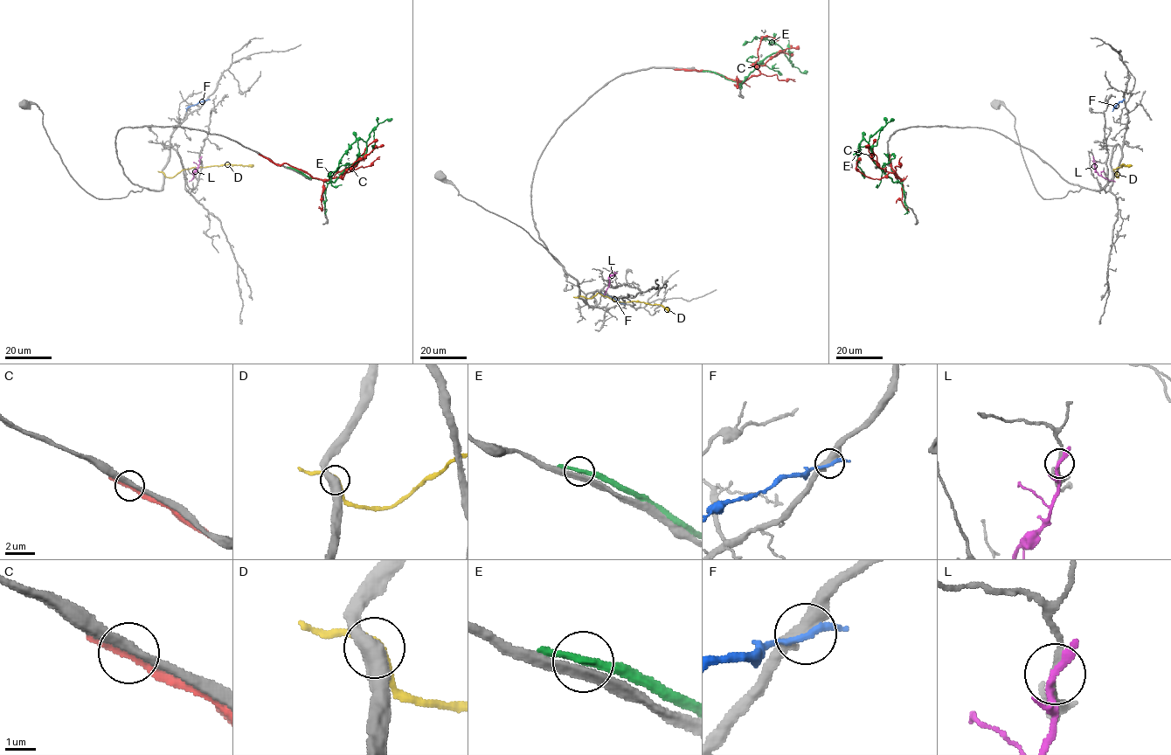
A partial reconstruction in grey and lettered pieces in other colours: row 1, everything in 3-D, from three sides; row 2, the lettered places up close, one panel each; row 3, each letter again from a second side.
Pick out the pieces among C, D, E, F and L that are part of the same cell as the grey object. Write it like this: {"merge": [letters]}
{"merge": ["F"]}

